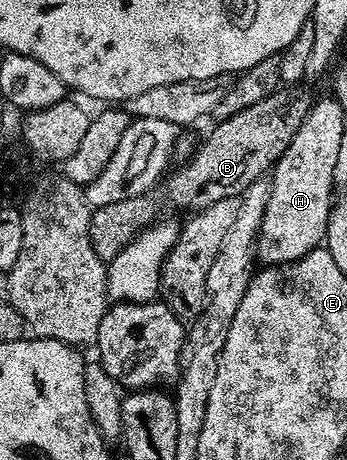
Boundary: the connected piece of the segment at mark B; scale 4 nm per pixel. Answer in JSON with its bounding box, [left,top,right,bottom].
[169,92,311,212]

